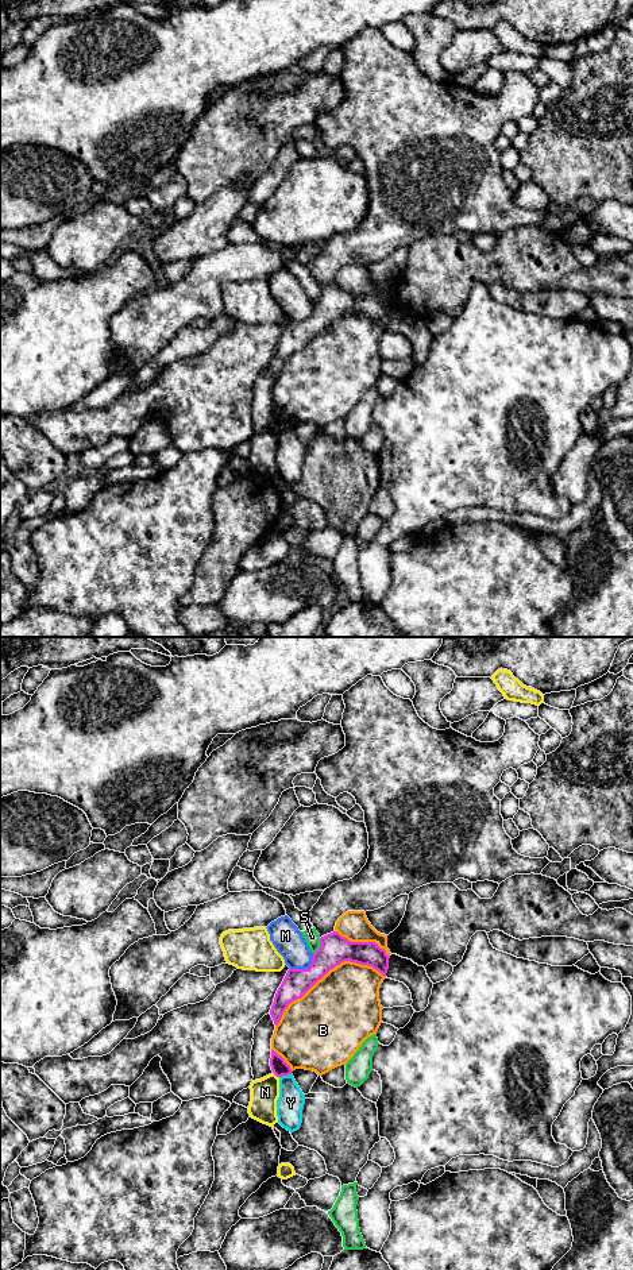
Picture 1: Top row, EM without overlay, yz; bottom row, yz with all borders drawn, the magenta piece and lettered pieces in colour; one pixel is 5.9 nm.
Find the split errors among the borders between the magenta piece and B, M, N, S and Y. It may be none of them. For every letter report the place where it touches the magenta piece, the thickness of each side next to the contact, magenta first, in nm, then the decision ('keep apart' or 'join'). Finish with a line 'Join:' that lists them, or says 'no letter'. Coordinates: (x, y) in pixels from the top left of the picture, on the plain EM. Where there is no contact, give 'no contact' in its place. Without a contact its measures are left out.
B: contact yz (325, 325); calibres 180 and 460 nm; keep apart
M: contact yz (305, 321); calibres 180 and 180 nm; keep apart
N: contact yz (276, 427); calibres 100 and 170 nm; keep apart
S: contact yz (320, 298); calibres 180 and 90 nm; keep apart
Y: contact yz (285, 427); calibres 100 and 160 nm; keep apart
Join: no letter

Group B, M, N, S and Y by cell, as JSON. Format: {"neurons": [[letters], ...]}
{"neurons": [["B"], ["M"], ["N"], ["S"], ["Y"]]}

